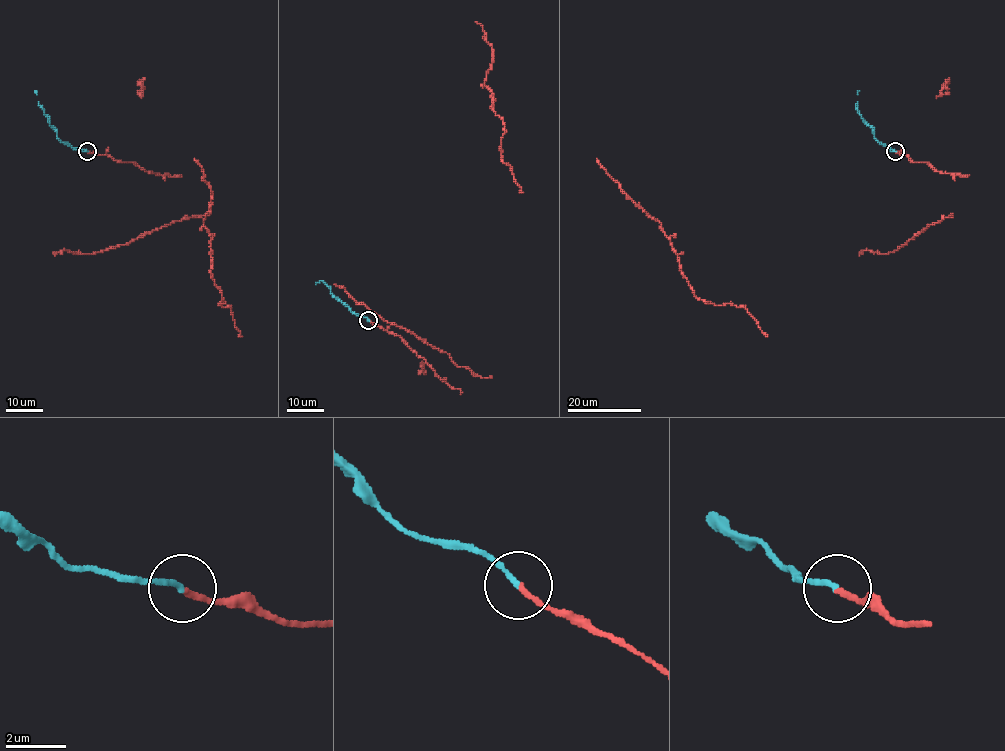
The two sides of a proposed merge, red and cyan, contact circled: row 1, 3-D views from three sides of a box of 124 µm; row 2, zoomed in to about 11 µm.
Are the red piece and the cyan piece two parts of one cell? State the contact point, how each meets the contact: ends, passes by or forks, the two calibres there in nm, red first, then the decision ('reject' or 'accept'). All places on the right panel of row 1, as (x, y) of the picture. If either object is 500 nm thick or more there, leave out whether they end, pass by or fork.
at (895, 151); red ends there; cyan ends there; 190 nm thick on the red side, 200 nm on the other; accept

